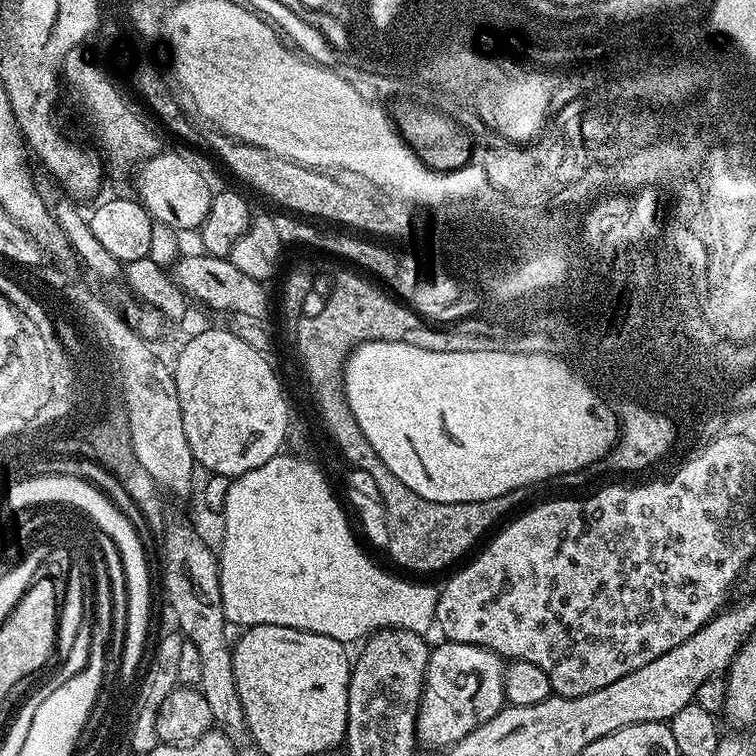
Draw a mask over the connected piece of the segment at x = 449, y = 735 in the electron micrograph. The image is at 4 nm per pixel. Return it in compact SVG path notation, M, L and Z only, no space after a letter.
M440 642L428 654L428 669L424 679L424 693L420 695L420 709L416 715L416 738L425 749L447 750L452 745L466 738L478 726L490 722L494 714L505 707L504 670L506 664L497 652L473 644L453 644Z

